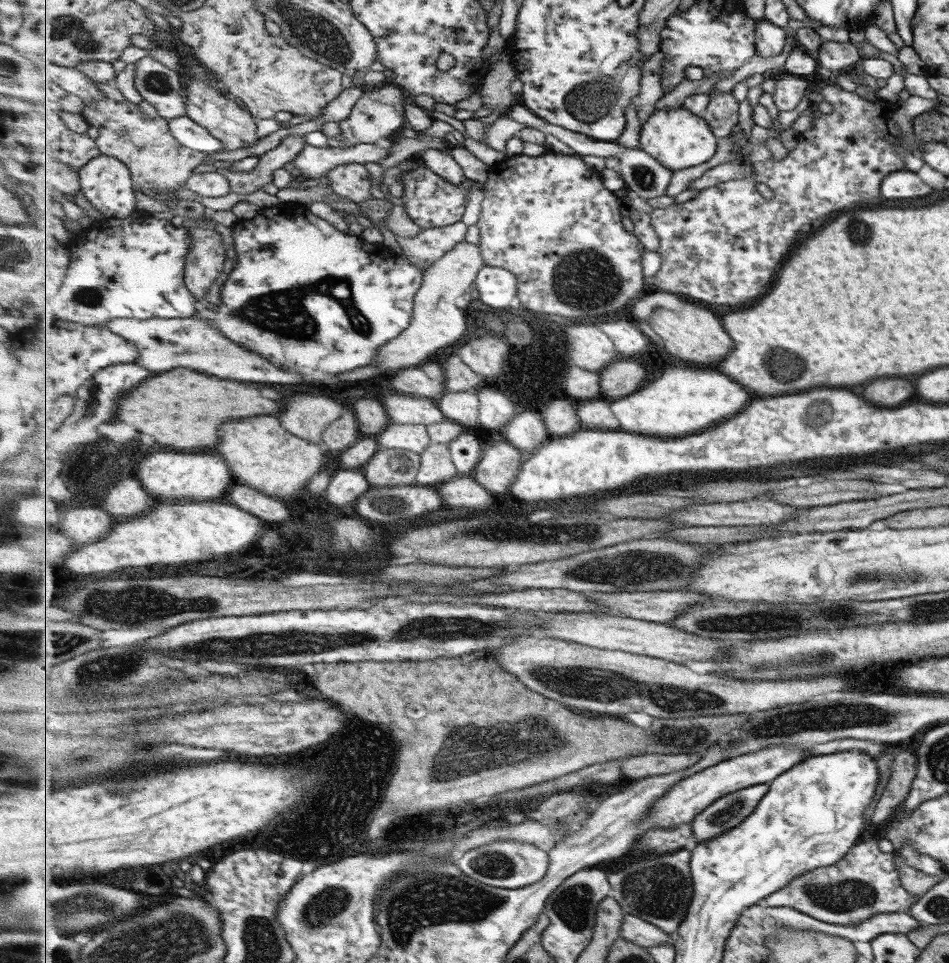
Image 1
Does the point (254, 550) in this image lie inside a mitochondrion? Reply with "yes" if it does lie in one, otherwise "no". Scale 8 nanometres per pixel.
no

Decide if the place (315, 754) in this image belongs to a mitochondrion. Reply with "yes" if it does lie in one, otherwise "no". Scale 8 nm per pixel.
no

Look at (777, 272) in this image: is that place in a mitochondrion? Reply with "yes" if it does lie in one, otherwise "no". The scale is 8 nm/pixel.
no

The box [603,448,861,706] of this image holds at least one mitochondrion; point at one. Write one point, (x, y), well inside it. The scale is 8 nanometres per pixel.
(751, 621)

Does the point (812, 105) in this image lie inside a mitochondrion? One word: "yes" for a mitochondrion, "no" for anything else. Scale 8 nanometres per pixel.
no

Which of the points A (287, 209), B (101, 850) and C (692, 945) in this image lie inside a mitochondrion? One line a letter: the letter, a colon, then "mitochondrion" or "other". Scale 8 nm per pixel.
A: other
B: other
C: other

